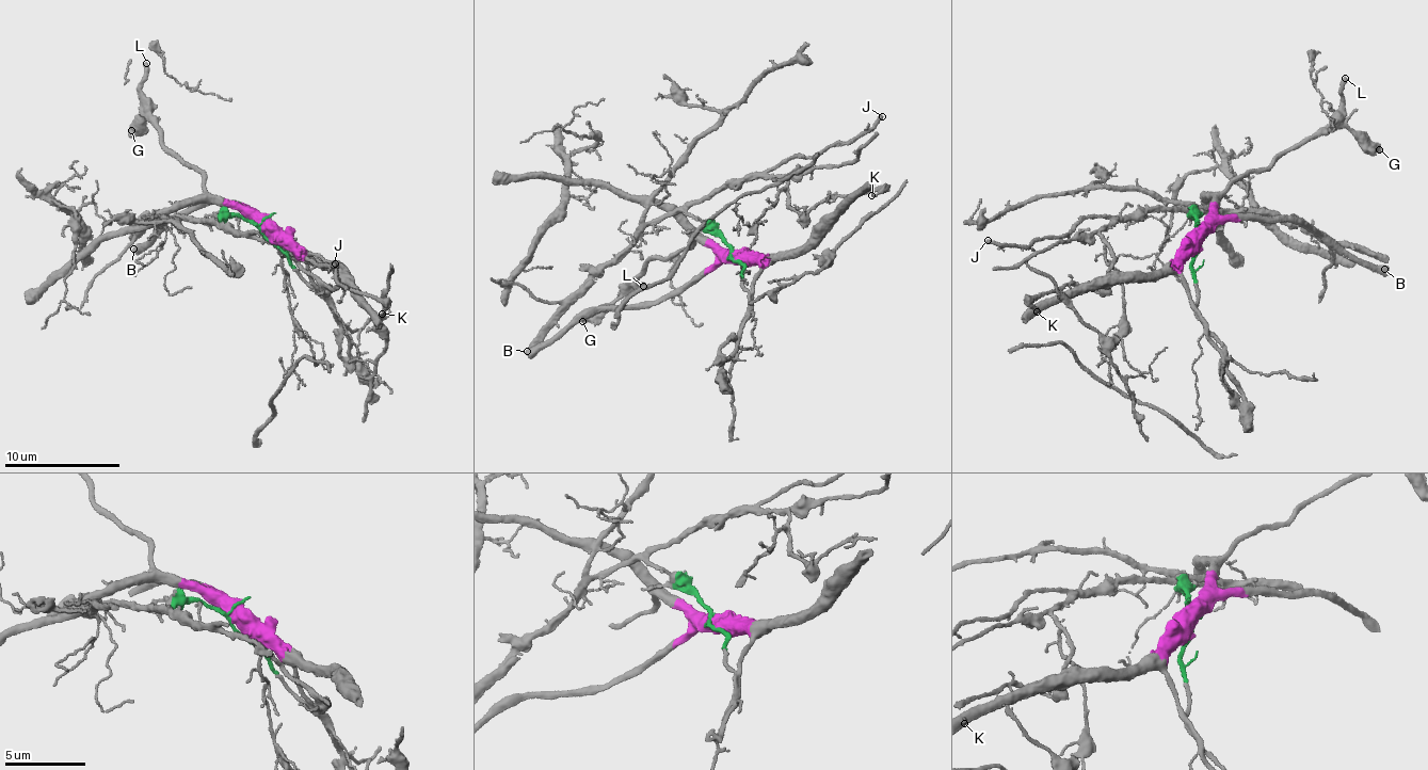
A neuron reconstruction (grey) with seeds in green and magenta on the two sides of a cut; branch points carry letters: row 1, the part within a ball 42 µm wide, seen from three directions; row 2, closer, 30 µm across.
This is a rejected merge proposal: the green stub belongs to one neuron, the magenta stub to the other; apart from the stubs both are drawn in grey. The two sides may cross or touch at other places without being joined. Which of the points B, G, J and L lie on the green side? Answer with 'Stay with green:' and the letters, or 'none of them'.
Stay with green: J

